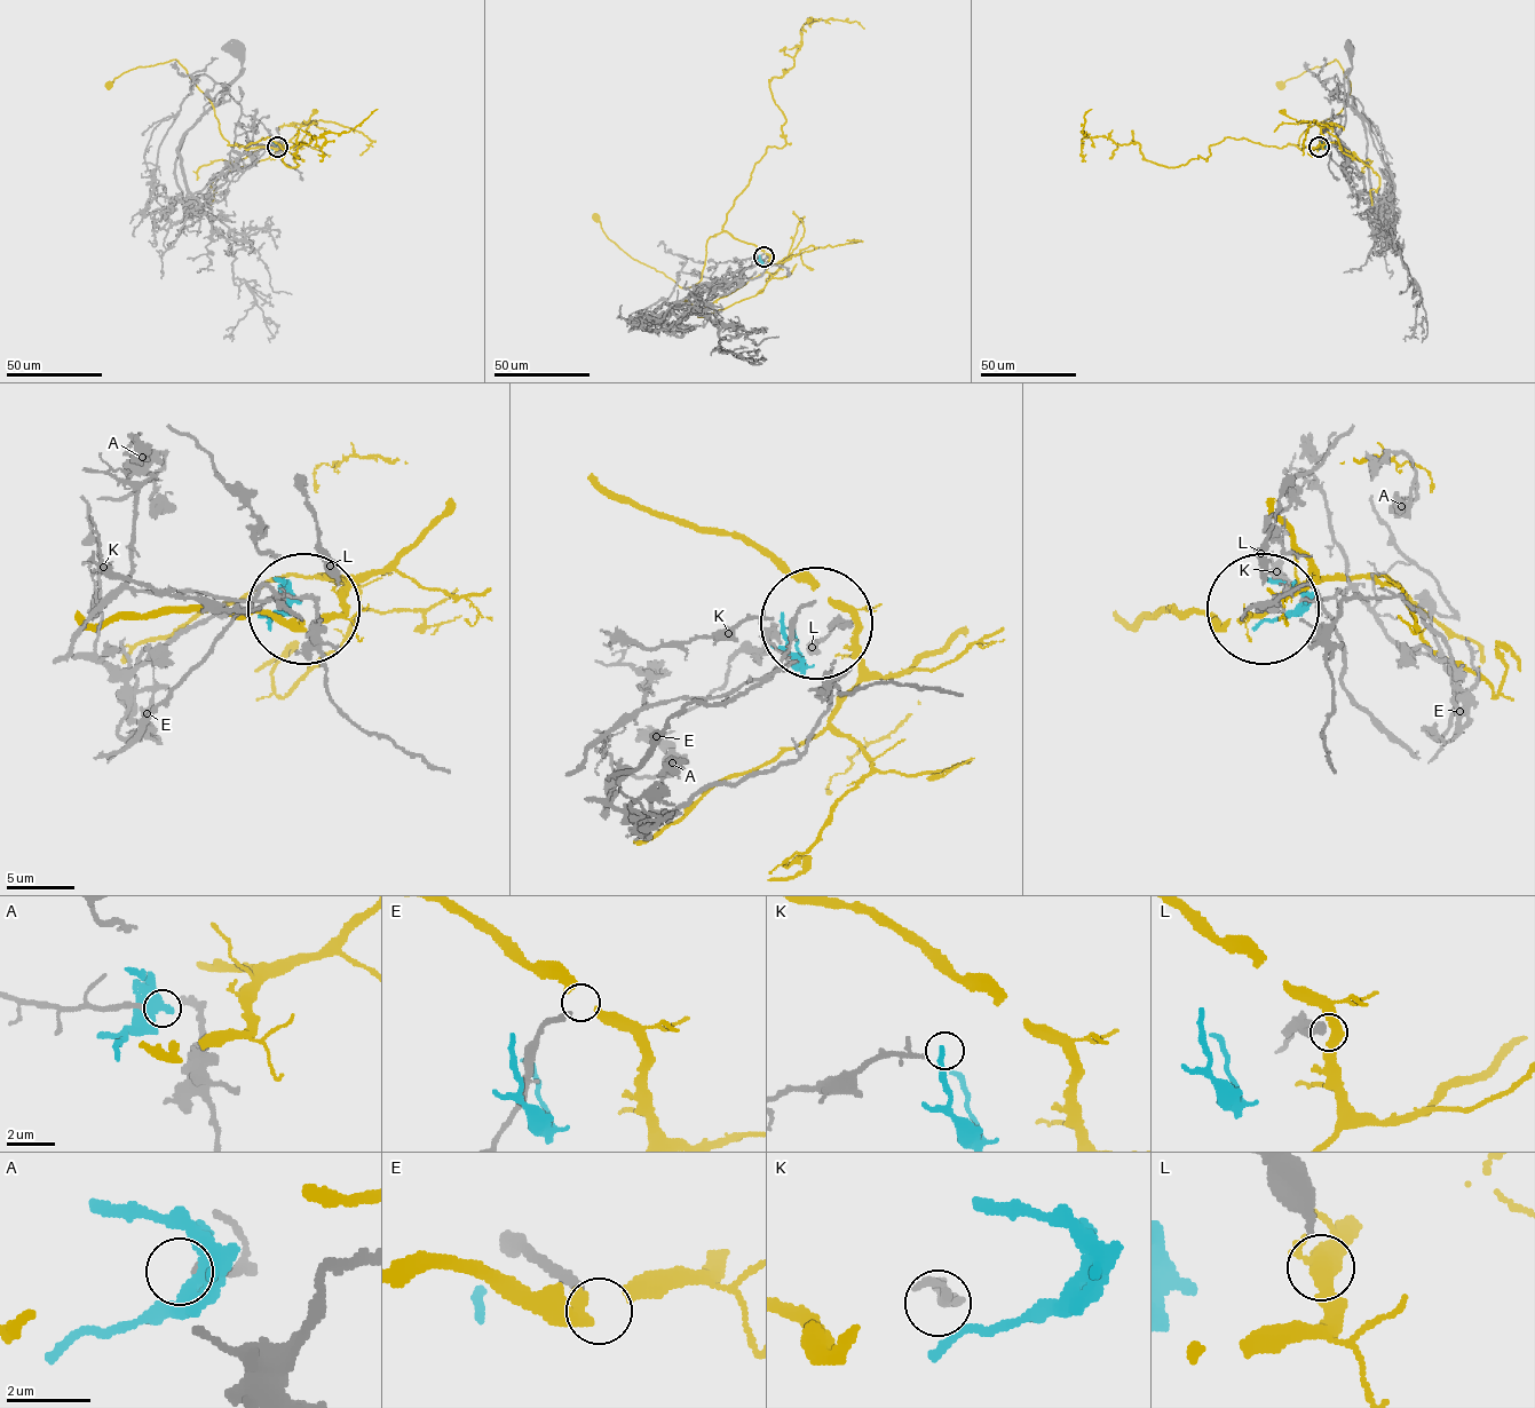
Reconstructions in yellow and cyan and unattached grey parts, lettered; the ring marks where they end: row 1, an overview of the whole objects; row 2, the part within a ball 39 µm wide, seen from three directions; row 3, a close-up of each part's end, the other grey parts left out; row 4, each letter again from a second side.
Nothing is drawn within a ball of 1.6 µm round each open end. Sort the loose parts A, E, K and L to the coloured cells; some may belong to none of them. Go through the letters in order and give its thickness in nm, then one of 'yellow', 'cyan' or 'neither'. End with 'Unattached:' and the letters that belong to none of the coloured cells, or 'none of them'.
A: 190 nm | neither
E: 240 nm | neither
K: 180 nm | neither
L: 280 nm | neither
Unattached: A, E, K, L

